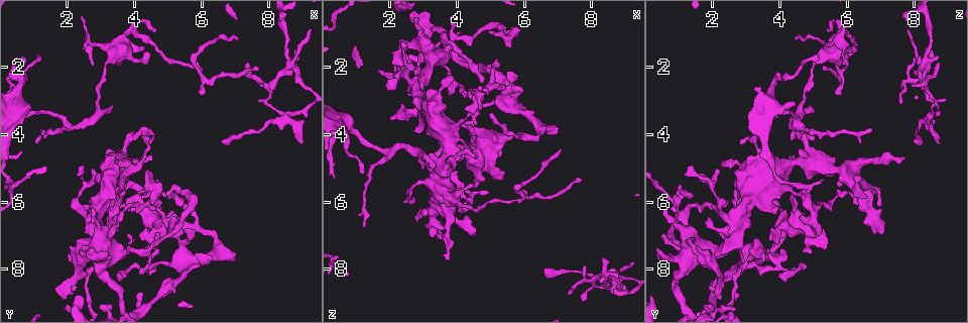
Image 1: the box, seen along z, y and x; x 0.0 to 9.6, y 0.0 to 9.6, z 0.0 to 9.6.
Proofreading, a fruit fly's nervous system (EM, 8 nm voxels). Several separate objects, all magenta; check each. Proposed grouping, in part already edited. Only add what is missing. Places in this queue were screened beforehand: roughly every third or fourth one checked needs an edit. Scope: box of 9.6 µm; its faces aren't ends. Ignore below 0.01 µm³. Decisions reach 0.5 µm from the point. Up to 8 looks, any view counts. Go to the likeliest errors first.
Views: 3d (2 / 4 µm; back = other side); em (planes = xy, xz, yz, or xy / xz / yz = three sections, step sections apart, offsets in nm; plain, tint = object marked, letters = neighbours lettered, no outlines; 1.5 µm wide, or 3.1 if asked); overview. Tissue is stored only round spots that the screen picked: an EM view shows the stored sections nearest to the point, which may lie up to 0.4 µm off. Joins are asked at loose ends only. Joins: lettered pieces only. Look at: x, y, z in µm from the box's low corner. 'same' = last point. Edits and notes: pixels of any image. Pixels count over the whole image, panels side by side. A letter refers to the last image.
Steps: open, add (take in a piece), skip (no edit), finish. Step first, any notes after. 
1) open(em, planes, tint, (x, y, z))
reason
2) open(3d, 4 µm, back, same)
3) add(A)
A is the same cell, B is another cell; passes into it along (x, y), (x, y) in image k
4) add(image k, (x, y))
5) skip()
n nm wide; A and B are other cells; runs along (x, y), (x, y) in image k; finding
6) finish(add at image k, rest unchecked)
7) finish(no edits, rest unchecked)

open(em, xy, step 4, letters, (4.50, 1.65, 6.00))
branch stops here

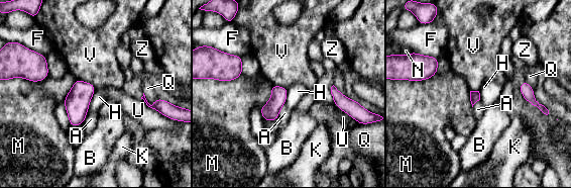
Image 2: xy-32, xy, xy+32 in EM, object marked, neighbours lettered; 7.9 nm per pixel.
open(em, planes, letters, same)

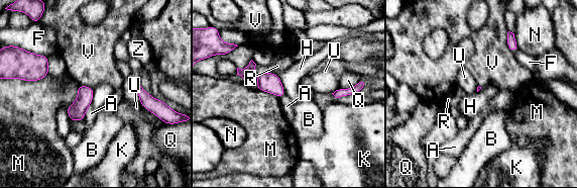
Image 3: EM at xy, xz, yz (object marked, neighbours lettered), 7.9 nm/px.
skip()
A, B, F, H, K, M, N, Q, R, U, V and Z are other cells; border along (274, 73), (279, 79), (285, 94) in image 3; none of them fits

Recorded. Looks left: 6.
open(em, yz, step 4, letters, (7.10, 1.20, 4.40))
free end

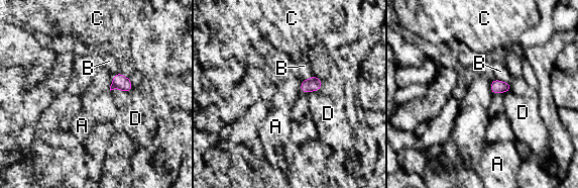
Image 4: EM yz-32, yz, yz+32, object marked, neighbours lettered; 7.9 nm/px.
skip()
A, B, C and D are other cells; border along (113, 76), (109, 90) in image 4; none of them fits

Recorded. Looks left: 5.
open(3d, 2 µm, back, (7.80, 2.90, 8.90))
thin end

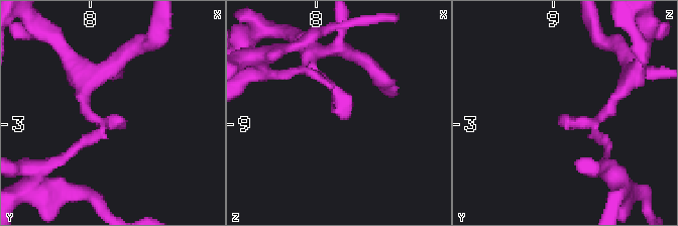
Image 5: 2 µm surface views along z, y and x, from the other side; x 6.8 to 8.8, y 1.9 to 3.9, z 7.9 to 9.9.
open(em, planes, letters, (7.76, 2.96, 8.94))

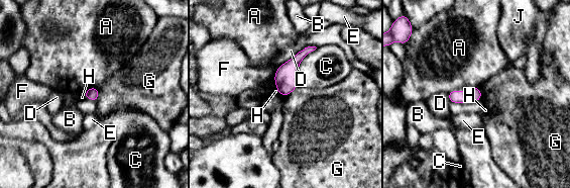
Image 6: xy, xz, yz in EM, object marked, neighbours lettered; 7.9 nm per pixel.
skip()
100 nm wide; A, B, C, D, E, F, G, H and J are other cells; border along (300, 85), (283, 97) in image 6; none of them fits

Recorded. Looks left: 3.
finish(no edits, rest unchecked)

